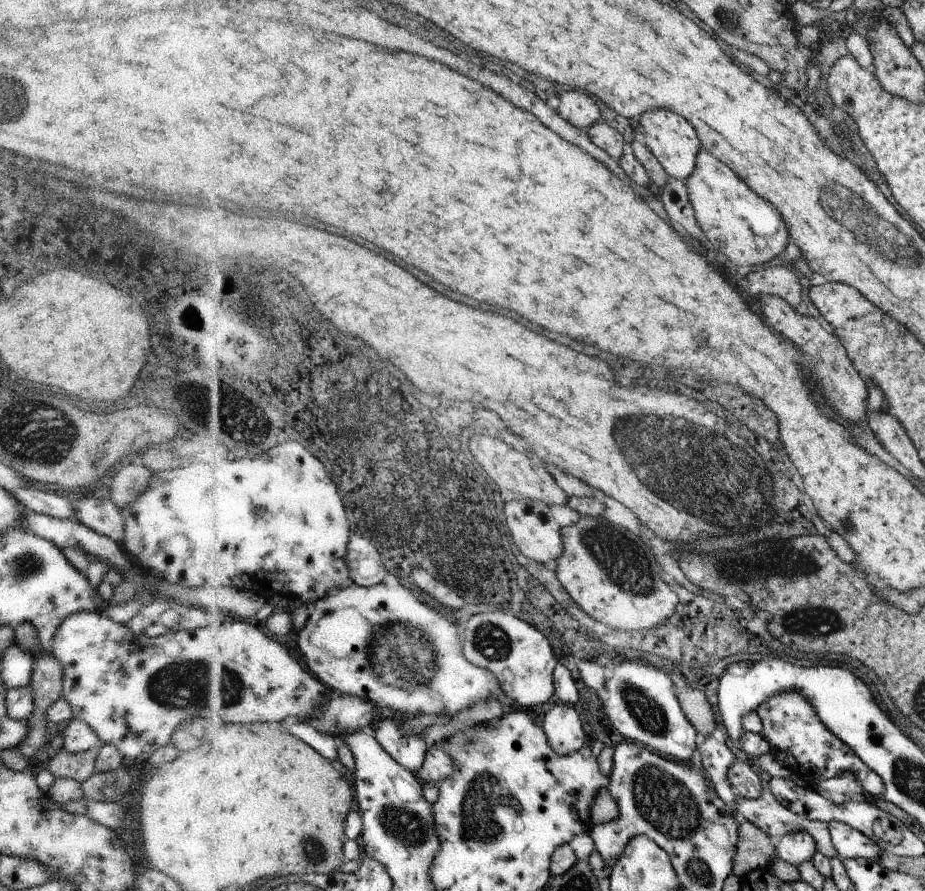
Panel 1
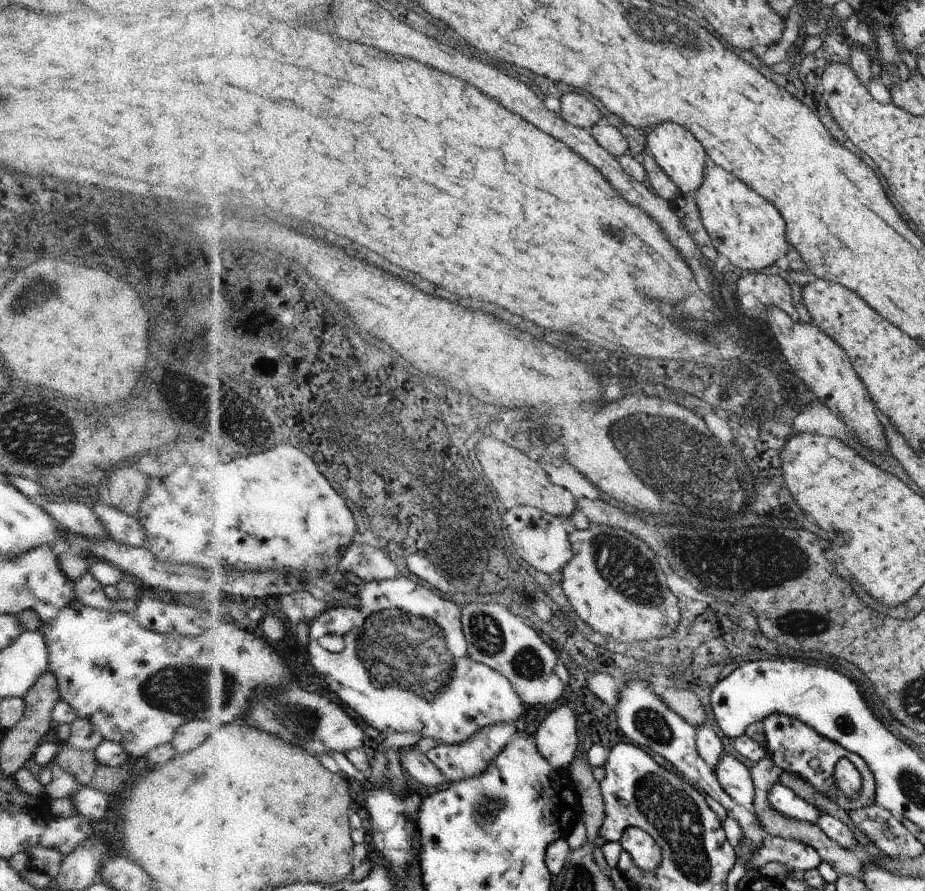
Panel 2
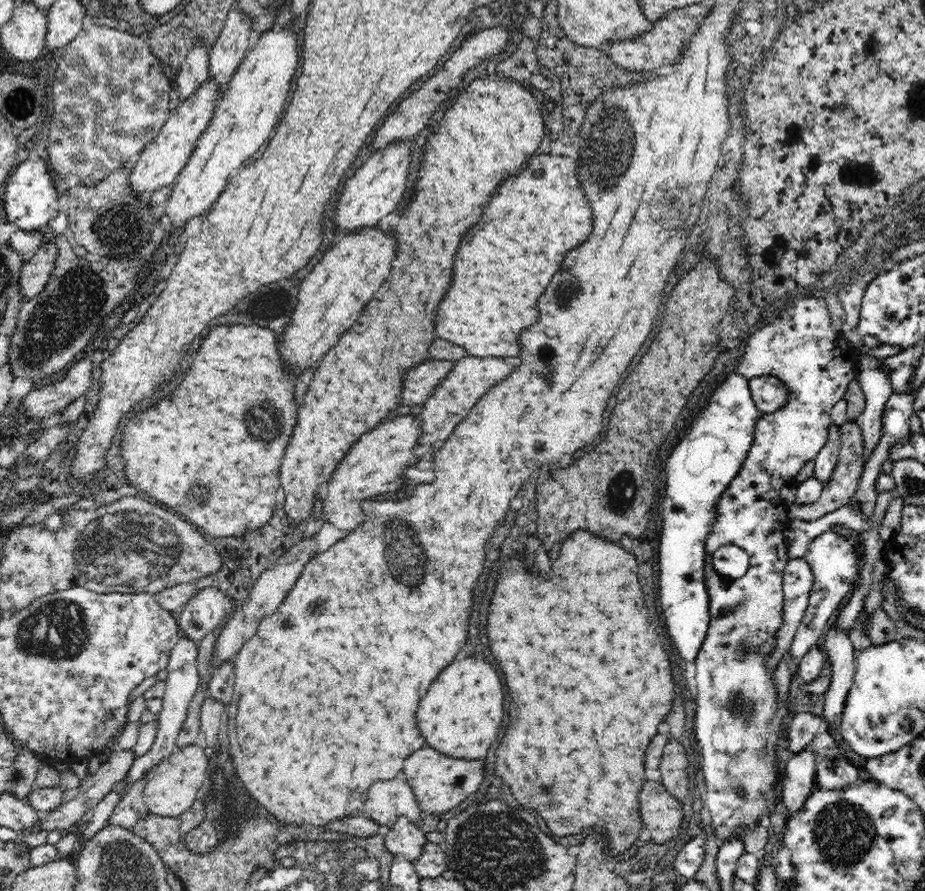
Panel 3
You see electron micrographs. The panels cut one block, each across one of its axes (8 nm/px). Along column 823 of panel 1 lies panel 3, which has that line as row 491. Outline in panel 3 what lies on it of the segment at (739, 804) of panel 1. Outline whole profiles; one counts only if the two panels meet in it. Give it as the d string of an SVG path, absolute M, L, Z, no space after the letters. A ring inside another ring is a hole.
M851 420L844 422L840 426L840 432L841 447L840 452L838 453L838 460L835 464L834 472L831 473L831 477L826 482L825 487L823 487L820 498L812 504L790 504L789 510L787 512L787 517L789 519L811 521L820 518L821 516L824 516L829 512L834 512L841 506L844 506L844 504L848 504L848 502L851 502L851 496L854 494L855 488L858 486L859 478L863 473L864 462L866 462L866 458L863 455L864 441L862 438L860 427Z

